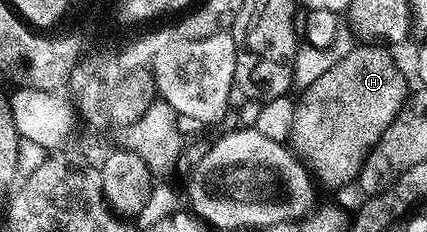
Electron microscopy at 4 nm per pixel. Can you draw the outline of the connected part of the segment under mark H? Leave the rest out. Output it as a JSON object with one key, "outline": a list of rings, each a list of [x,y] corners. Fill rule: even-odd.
{"outline":[[[379,44],[358,45],[331,69],[304,89],[302,100],[296,105],[294,124],[289,140],[292,149],[299,153],[314,177],[322,184],[341,186],[360,177],[368,153],[386,128],[393,122],[399,110],[409,97],[407,80],[394,58]]]}

